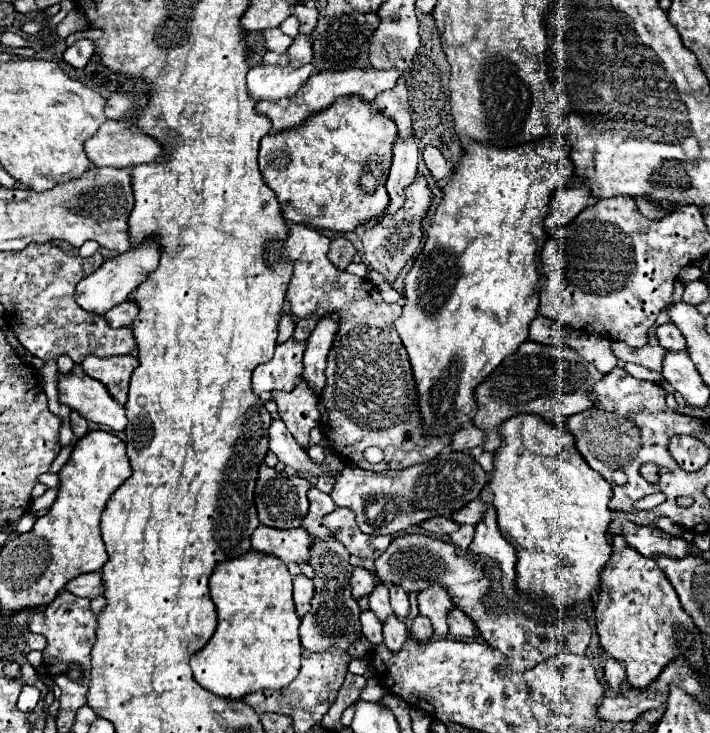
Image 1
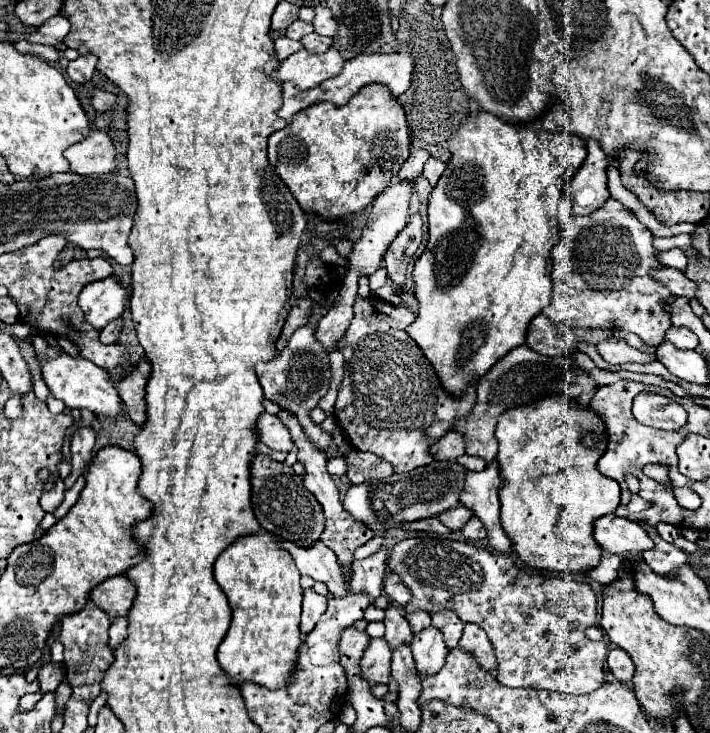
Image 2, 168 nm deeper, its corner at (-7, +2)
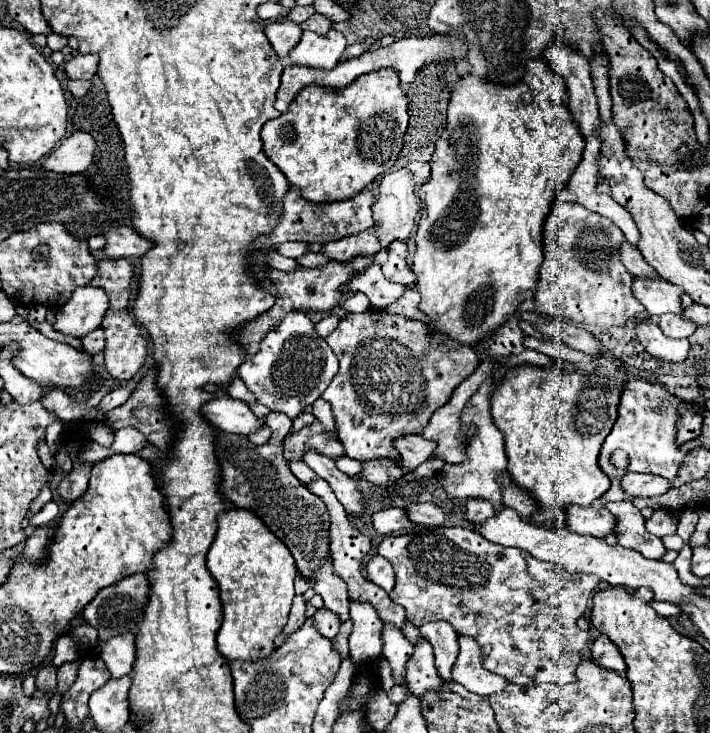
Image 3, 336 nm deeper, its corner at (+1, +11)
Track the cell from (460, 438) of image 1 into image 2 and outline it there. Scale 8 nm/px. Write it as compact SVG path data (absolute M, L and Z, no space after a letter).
M454 430L448 432L444 438L440 438L440 442L432 446L434 460L454 460L462 454L464 454L464 436L460 436Z

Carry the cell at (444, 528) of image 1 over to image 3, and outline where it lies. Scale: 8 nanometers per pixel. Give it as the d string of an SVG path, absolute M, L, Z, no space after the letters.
M388 507L372 515L372 525L378 533L390 535L390 533L400 533L404 529L412 529L416 523L408 519L408 513L404 507Z

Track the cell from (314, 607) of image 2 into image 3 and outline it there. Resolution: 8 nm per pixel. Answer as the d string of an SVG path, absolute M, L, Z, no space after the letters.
M296 595L294 597L294 603L292 603L292 609L290 609L290 619L284 627L284 635L292 635L296 629L300 629L300 625L306 621L306 601L304 601L304 595Z

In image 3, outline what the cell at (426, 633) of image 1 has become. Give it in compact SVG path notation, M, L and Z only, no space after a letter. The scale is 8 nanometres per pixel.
M422 637L418 643L414 643L414 653L406 663L406 687L422 697L424 691L436 689L436 685L442 685L442 679L438 677L434 665L434 651L430 641Z

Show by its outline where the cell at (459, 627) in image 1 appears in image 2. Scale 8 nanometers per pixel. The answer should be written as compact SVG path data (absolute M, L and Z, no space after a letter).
M466 624L458 646L460 646L460 650L472 654L476 658L476 662L482 666L482 670L488 670L488 674L492 674L496 678L496 674L498 674L496 656L494 656L488 636L484 634L484 630L480 630L480 626Z

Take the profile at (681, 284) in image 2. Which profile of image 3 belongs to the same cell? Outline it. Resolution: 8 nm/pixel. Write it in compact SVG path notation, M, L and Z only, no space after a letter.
M624 243L624 249L620 249L620 253L622 253L622 263L624 263L624 267L626 267L634 277L644 277L644 279L648 279L648 277L650 277L650 279L658 277L656 269L644 261L642 253L640 253L636 247Z

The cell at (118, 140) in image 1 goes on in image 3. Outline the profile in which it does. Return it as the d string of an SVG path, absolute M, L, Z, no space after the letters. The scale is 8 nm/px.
M76 131L68 139L64 139L54 153L44 159L42 167L56 173L82 173L92 163L94 151L96 141L92 139L92 135Z

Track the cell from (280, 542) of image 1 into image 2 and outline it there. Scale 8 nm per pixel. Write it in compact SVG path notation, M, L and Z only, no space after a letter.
M282 540L280 546L284 546L292 554L302 576L310 576L316 582L324 582L334 598L342 598L344 594L348 594L348 584L342 576L342 568L336 562L336 554L332 554L328 546L316 542L312 548L300 548L294 542Z

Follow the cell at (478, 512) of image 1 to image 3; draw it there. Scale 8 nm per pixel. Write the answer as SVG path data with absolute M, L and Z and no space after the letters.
M410 503L406 505L406 513L414 523L426 527L440 527L448 519L448 513L436 503Z

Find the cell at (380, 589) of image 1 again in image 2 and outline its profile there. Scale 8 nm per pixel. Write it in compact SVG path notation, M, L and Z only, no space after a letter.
M388 606L386 608L386 618L384 618L384 626L386 626L386 642L390 646L390 650L396 650L396 646L402 646L404 642L412 642L414 634L410 630L410 624L404 618L404 612L396 606Z

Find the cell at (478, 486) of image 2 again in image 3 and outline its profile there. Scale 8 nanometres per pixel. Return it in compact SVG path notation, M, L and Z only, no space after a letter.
M488 381L484 387L478 389L478 393L468 403L468 409L464 409L464 425L474 425L476 433L472 441L468 443L468 459L464 463L456 465L444 465L444 469L438 473L438 481L448 493L448 497L454 499L486 499L494 505L496 513L502 509L502 485L498 481L500 473L506 473L506 453L504 453L504 435L494 427L490 419L490 391L492 385Z

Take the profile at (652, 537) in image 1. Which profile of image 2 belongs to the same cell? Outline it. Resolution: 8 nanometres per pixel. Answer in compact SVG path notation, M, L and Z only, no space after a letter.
M614 514L598 518L598 522L594 522L592 536L600 544L600 548L610 554L624 554L624 552L642 554L644 550L652 548L652 540L638 522Z

